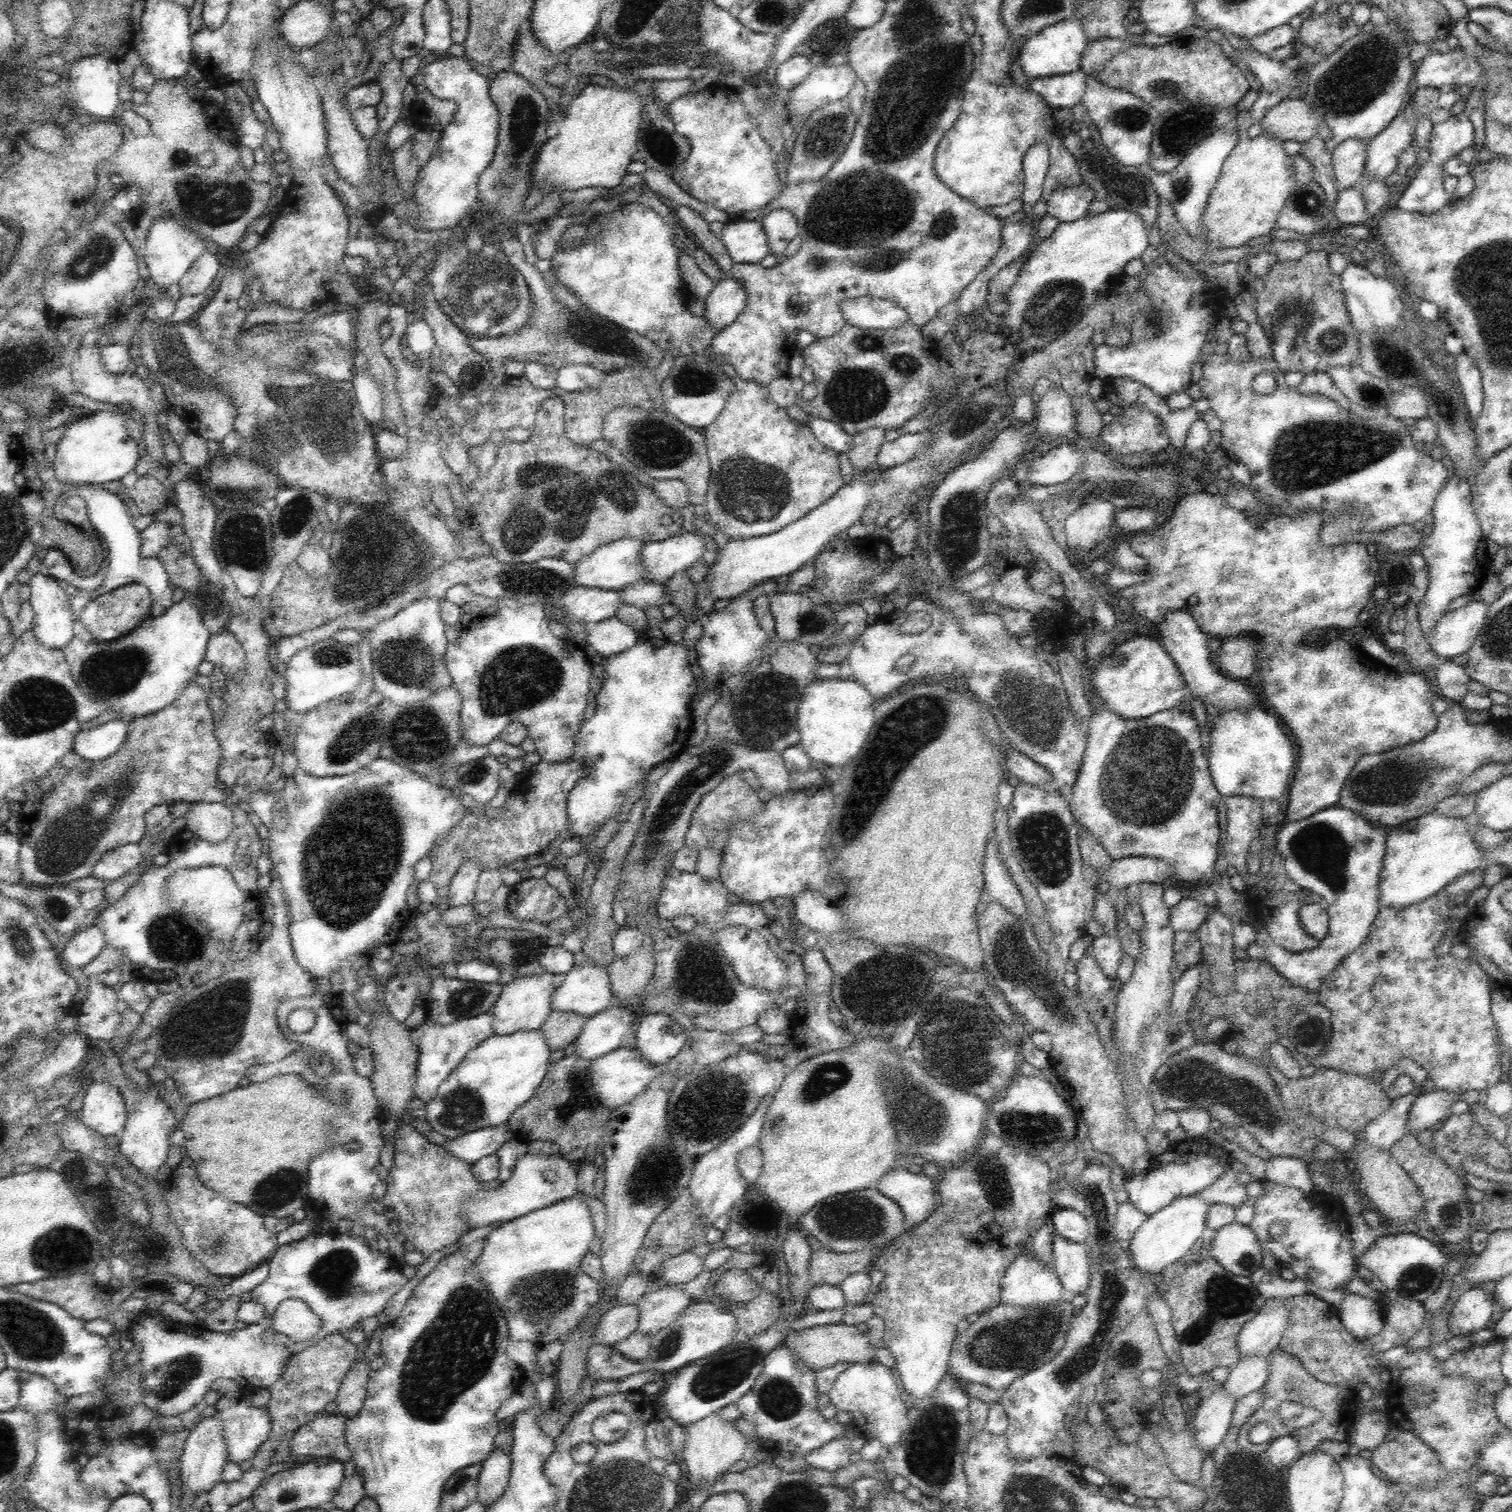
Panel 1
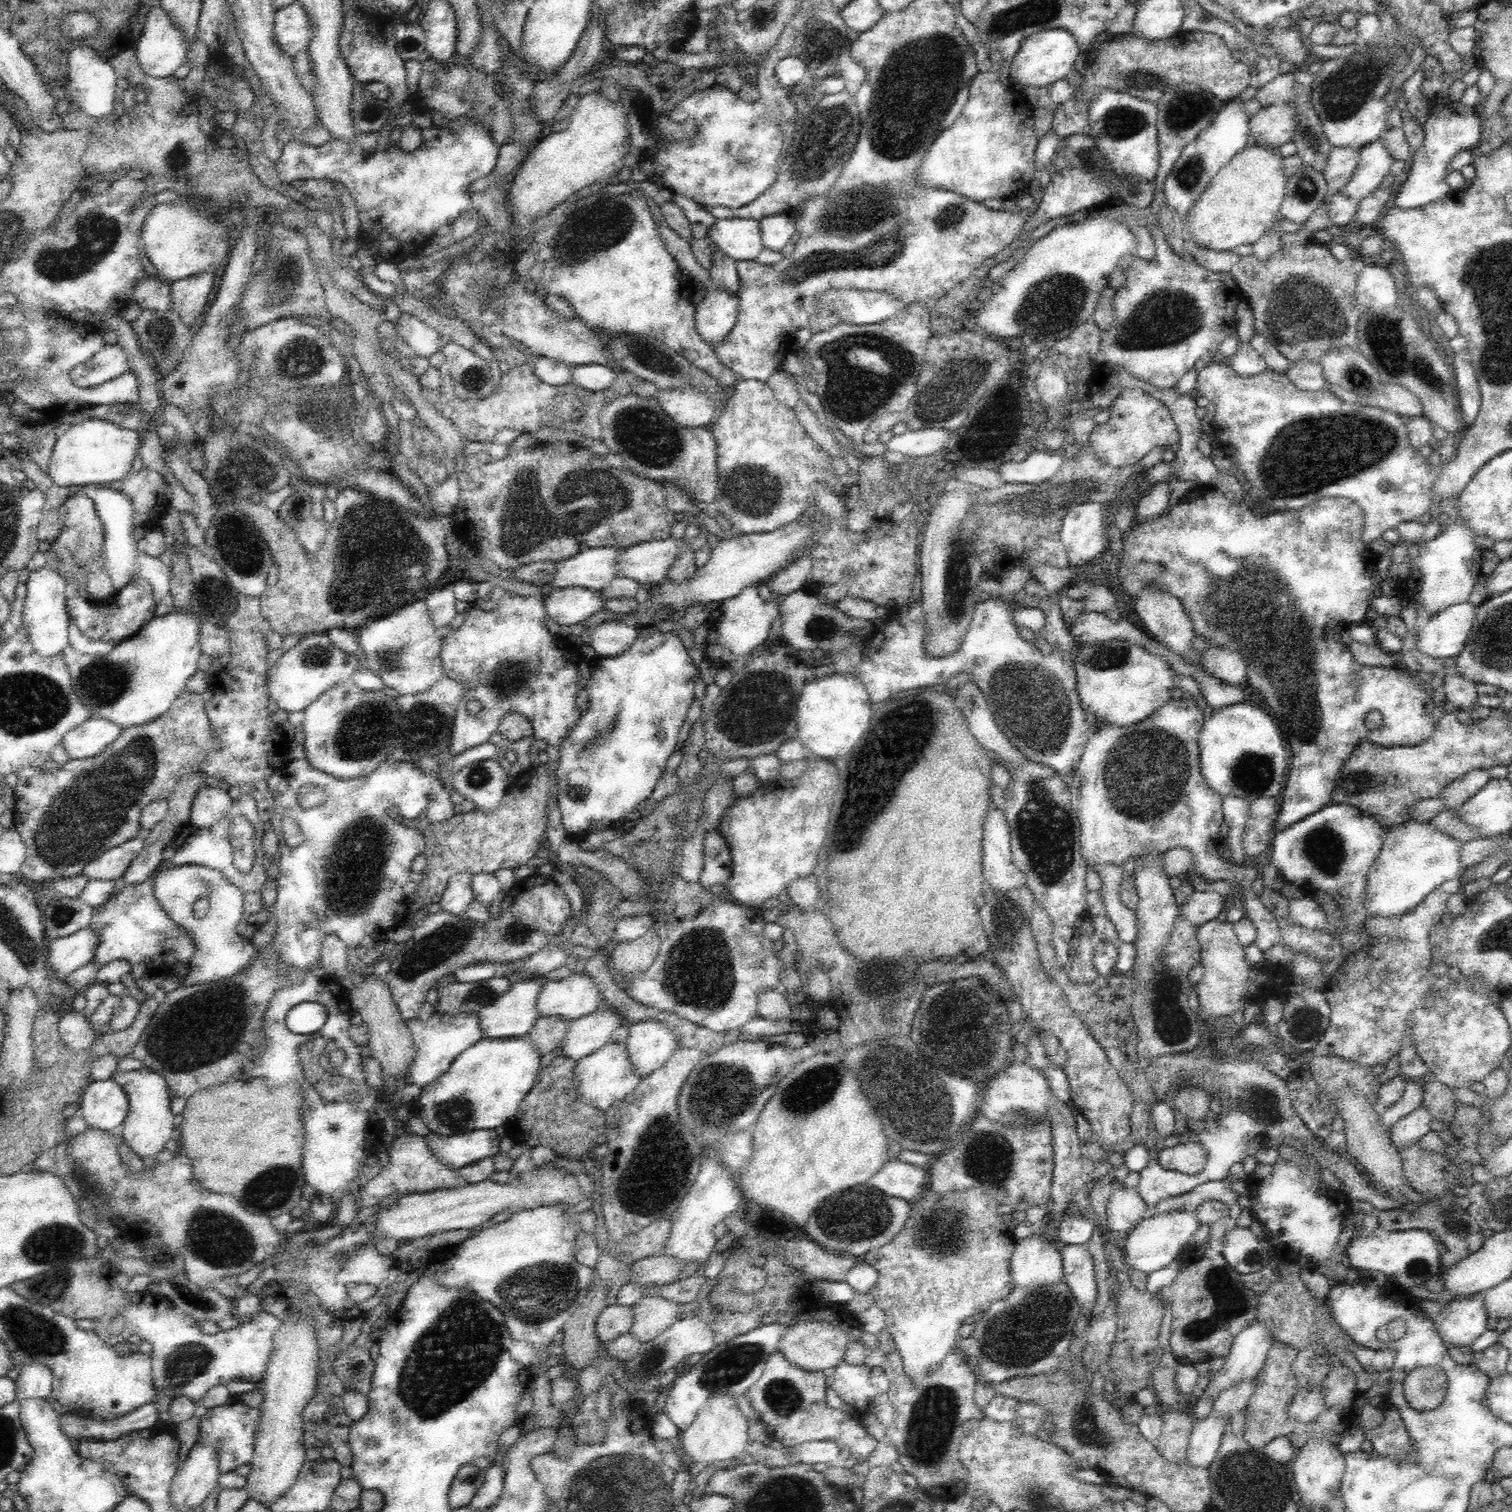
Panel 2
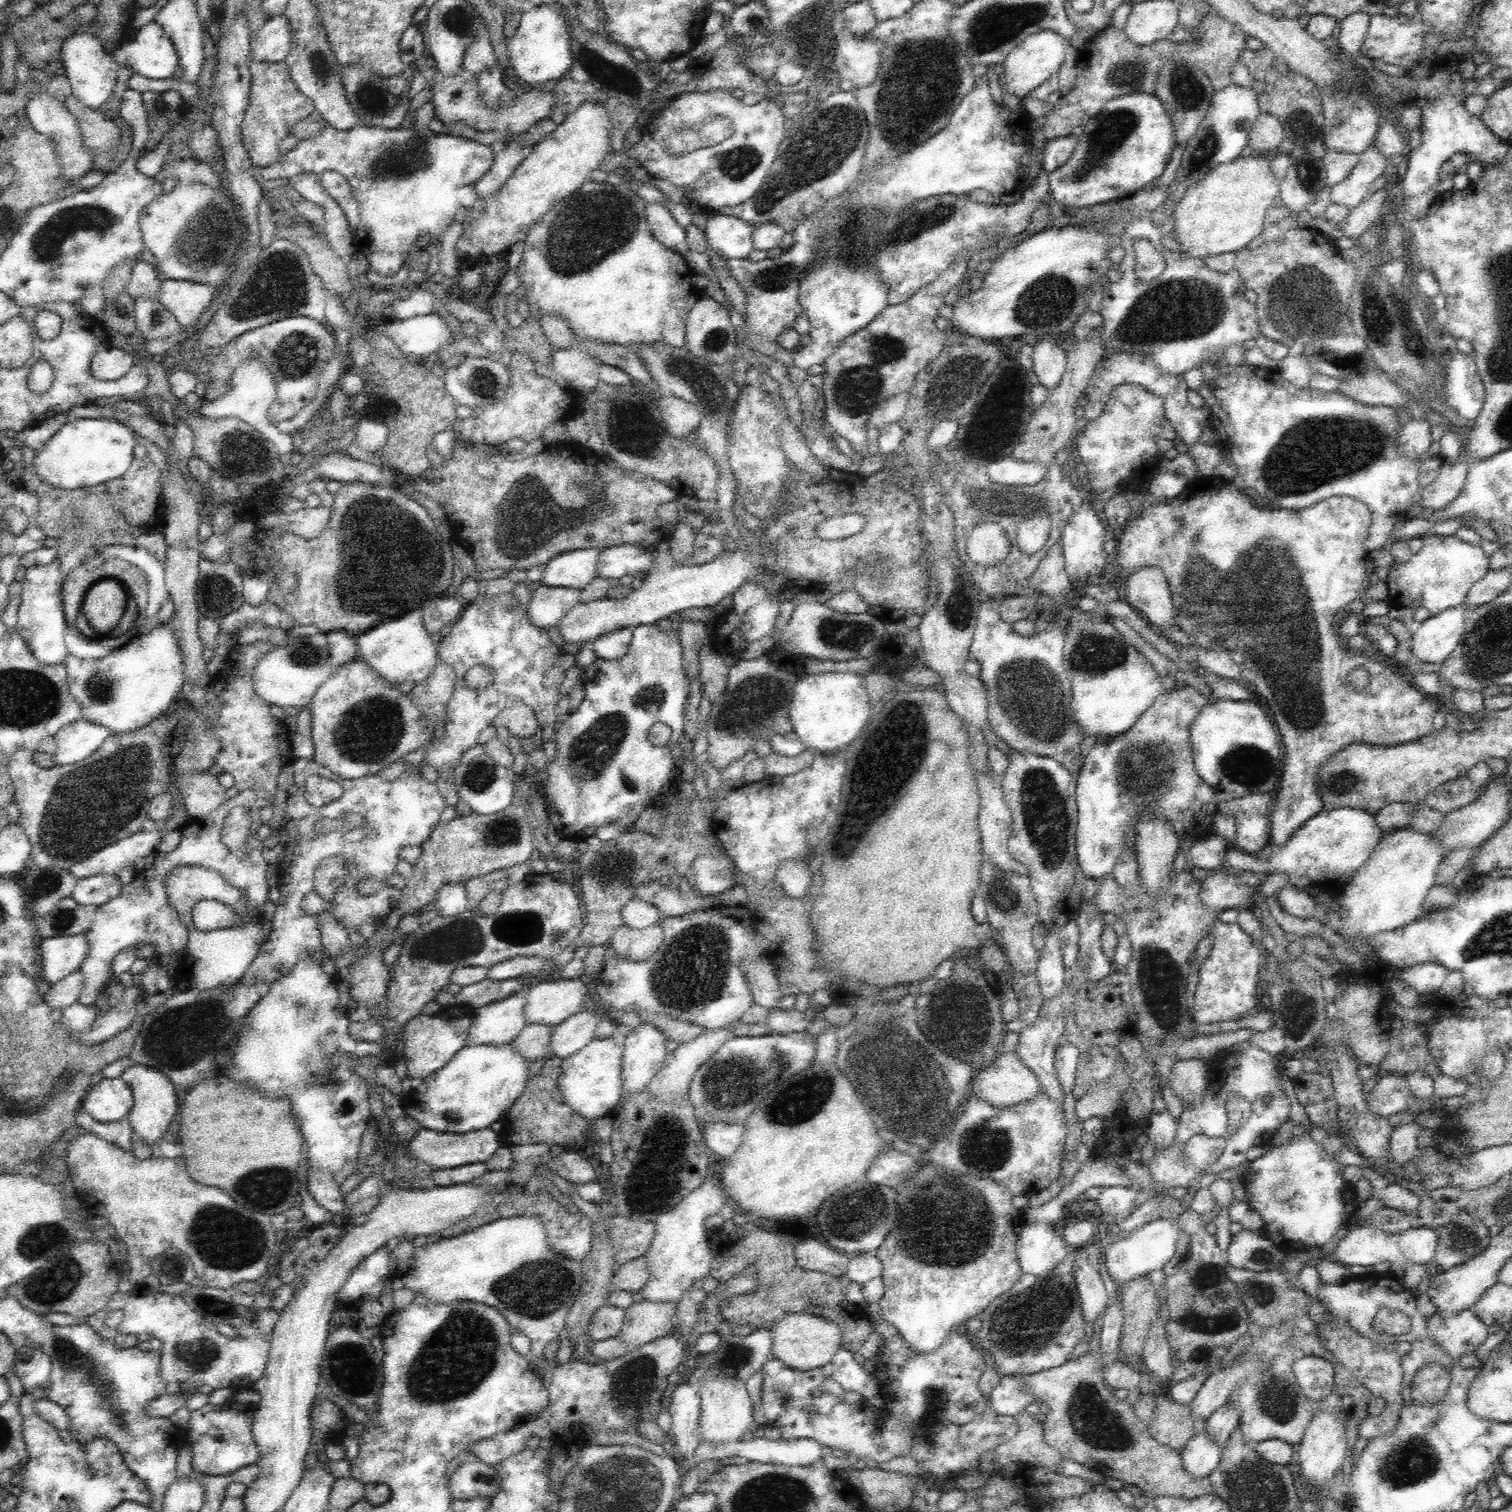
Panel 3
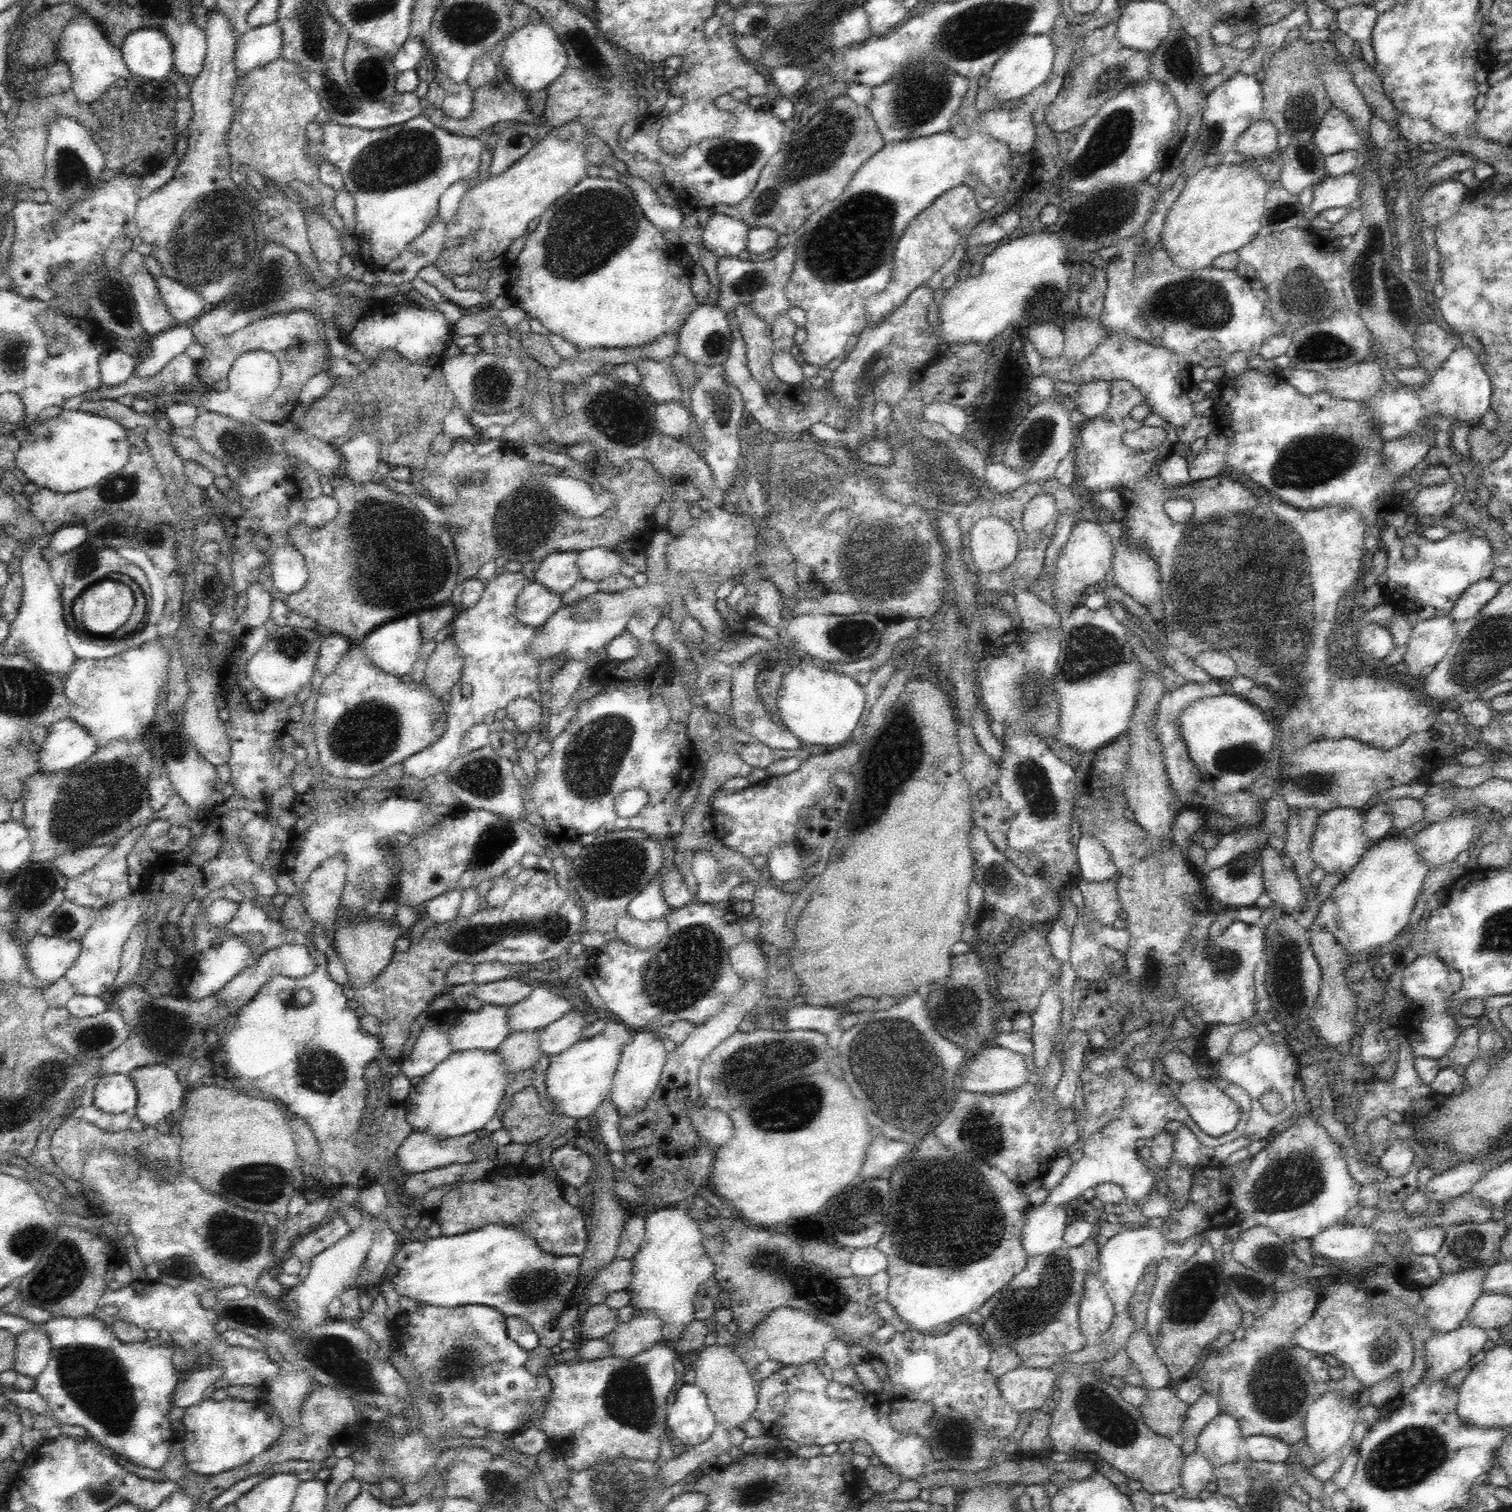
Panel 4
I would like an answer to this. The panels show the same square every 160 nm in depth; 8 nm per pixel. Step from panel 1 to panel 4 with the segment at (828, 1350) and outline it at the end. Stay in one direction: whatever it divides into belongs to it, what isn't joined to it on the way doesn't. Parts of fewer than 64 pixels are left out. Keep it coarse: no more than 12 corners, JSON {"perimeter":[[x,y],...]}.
{"perimeter":[[790,1306],[752,1332],[769,1360],[822,1359],[834,1329]]}

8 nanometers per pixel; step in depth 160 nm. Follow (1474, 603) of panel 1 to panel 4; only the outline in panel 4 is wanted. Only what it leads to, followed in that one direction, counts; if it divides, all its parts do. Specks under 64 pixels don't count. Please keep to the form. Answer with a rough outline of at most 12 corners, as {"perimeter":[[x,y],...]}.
{"perimeter":[[1451,616],[1419,620],[1402,669],[1429,672],[1456,636]]}

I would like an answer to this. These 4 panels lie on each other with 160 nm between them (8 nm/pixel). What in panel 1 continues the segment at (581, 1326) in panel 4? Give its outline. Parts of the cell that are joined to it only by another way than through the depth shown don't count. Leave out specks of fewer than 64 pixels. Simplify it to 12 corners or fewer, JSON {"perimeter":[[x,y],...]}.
{"perimeter":[[632,1303],[604,1311],[594,1344],[615,1346],[637,1330]]}

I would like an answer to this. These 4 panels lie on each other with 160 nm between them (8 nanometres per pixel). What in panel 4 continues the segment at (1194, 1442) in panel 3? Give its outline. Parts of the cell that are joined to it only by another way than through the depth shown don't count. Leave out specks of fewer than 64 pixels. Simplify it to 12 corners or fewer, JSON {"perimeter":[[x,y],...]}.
{"perimeter":[[1196,1450],[1185,1456],[1180,1482],[1184,1497],[1206,1489],[1215,1469]]}

